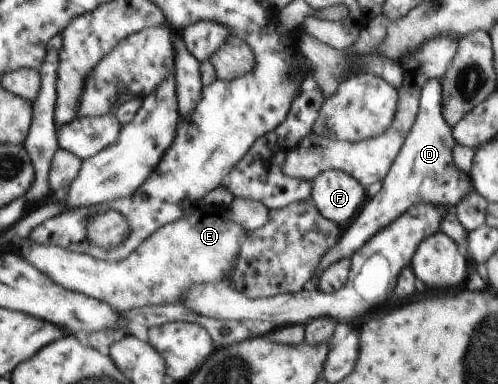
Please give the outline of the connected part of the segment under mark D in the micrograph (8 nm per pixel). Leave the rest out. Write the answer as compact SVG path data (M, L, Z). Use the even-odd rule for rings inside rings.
M431 78L421 89L419 112L415 116L413 128L405 137L405 144L399 150L399 156L395 158L387 176L382 180L381 190L372 197L367 197L357 216L342 231L341 238L323 252L321 268L317 276L323 274L321 272L323 268L329 268L341 258L349 258L371 236L375 238L375 234L383 232L383 228L387 228L389 222L401 216L415 202L429 202L431 206L435 204L435 206L455 210L457 204L461 204L471 192L475 192L471 176L459 170L453 162L452 150L459 144L455 142L453 132L451 132L452 128L443 116L443 89L440 80Z

